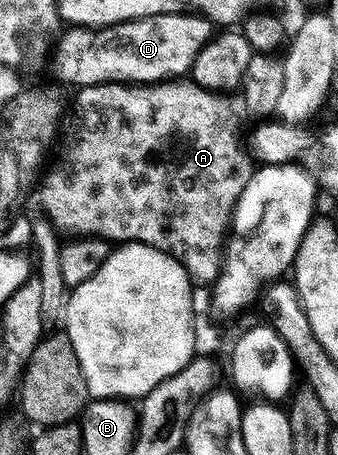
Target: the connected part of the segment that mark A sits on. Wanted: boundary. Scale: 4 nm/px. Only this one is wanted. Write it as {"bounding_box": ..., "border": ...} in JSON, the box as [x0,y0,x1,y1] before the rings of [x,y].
{"bounding_box":[37,83,253,283],"border":[[[125,83],[82,86],[76,92],[71,134],[37,194],[42,212],[60,234],[102,237],[110,243],[136,241],[180,261],[192,282],[214,283],[223,271],[225,238],[235,205],[252,175],[253,161],[239,147],[234,131],[223,125],[224,98],[194,83],[179,84],[183,83],[143,88]]]}

